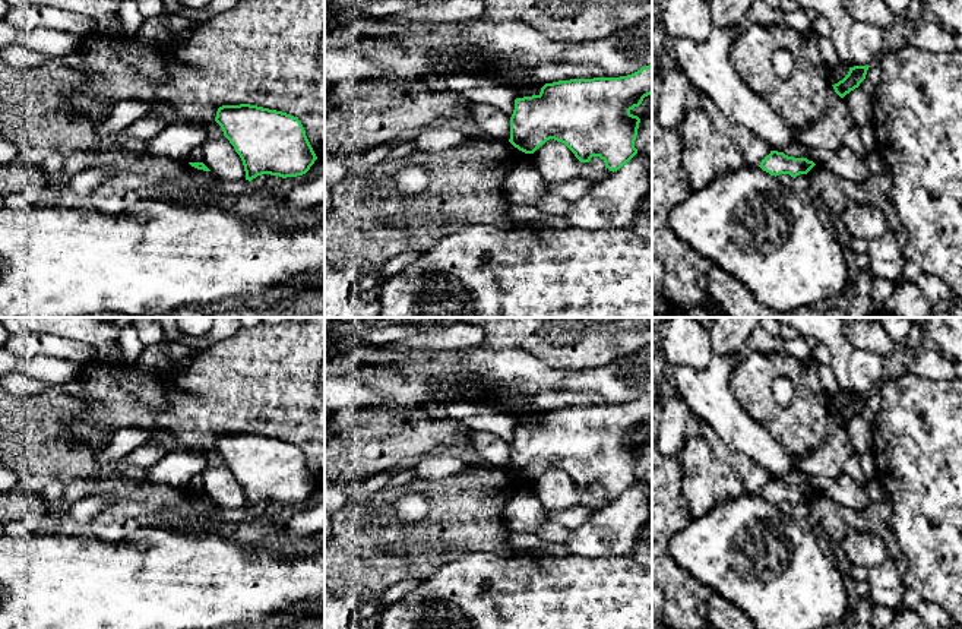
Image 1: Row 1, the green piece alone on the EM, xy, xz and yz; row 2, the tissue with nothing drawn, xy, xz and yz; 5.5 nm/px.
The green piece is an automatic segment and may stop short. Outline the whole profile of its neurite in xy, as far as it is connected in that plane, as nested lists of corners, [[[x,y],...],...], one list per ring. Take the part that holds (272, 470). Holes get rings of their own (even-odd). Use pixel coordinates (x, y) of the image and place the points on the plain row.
[[[250,432],[222,433],[215,449],[240,483],[246,508],[270,502],[306,502],[317,487],[301,449],[287,440]]]

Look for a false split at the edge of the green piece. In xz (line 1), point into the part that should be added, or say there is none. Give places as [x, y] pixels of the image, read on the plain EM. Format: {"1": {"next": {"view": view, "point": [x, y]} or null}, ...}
{"1": {"next": null}}

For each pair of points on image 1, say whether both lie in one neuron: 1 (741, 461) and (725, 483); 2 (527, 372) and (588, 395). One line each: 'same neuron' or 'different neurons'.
1: different neurons
2: same neuron

